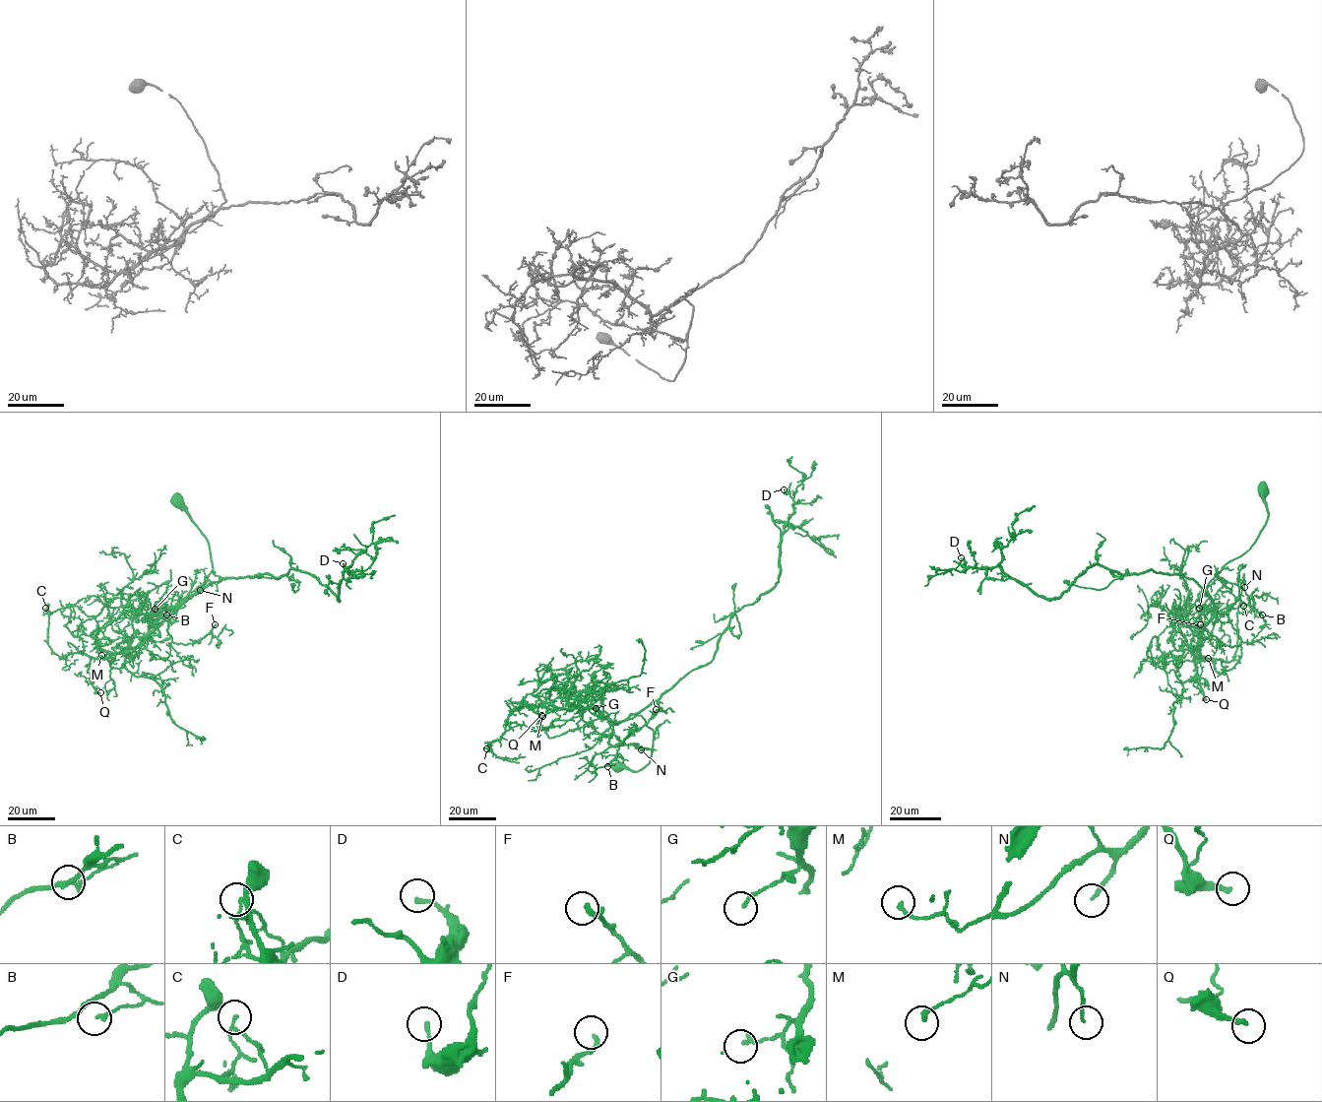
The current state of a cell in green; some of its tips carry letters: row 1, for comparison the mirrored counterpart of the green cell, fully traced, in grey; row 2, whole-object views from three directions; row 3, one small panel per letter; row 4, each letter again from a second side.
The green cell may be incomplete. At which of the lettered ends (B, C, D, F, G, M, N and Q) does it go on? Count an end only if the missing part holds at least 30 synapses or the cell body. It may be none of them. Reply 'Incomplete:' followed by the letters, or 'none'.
Incomplete: none

